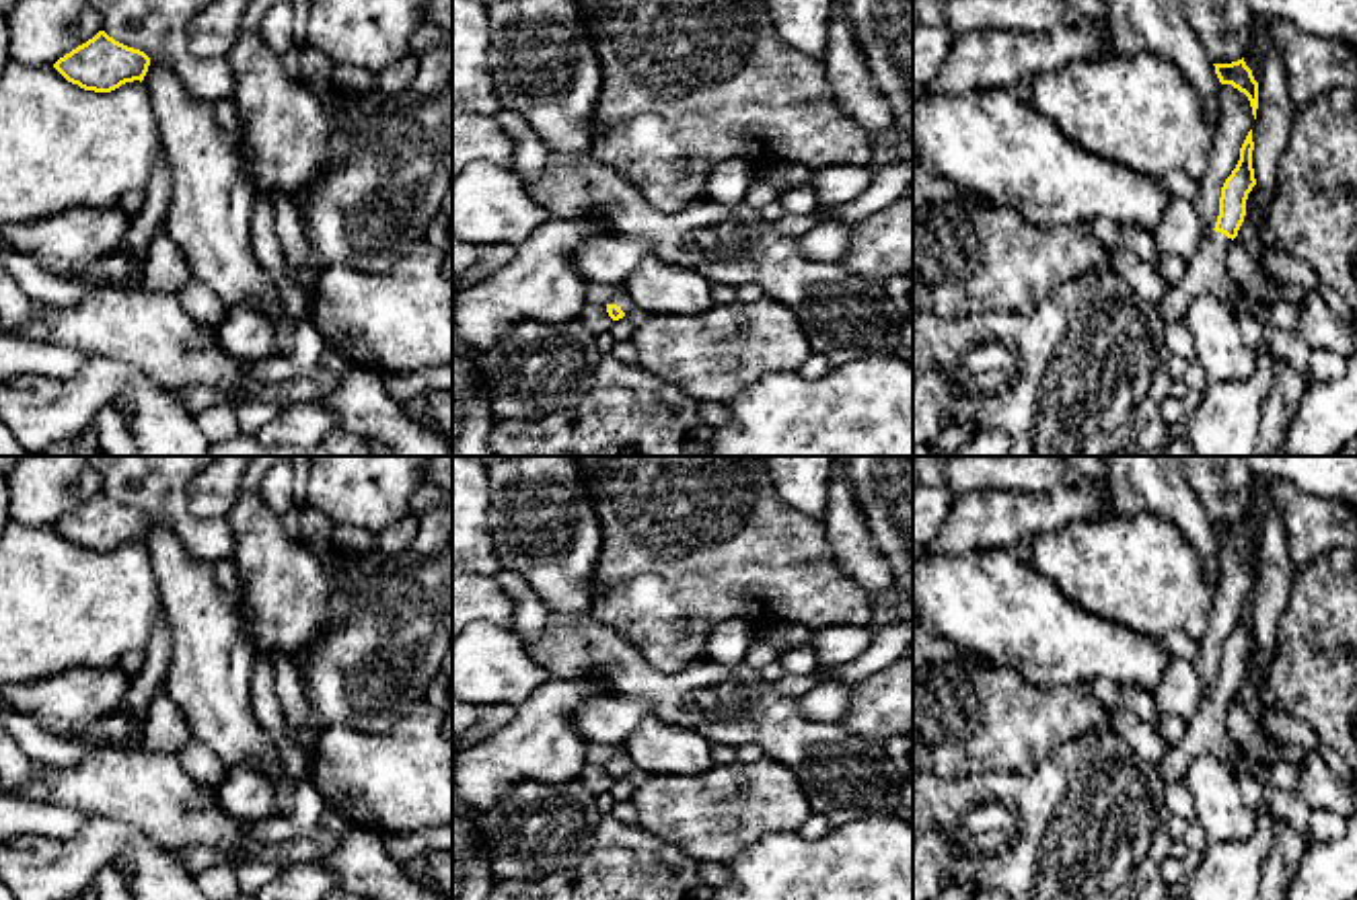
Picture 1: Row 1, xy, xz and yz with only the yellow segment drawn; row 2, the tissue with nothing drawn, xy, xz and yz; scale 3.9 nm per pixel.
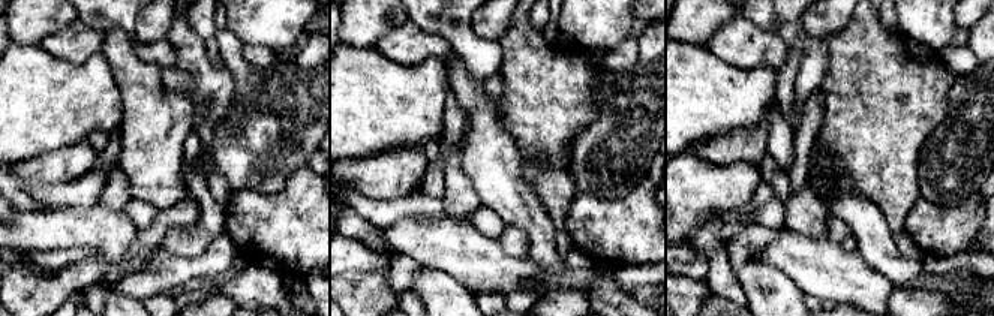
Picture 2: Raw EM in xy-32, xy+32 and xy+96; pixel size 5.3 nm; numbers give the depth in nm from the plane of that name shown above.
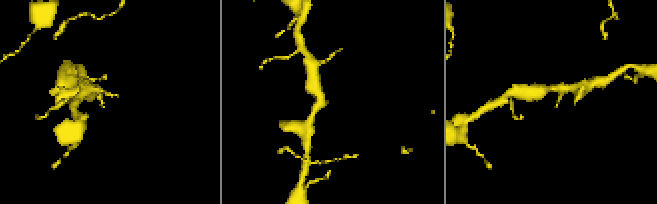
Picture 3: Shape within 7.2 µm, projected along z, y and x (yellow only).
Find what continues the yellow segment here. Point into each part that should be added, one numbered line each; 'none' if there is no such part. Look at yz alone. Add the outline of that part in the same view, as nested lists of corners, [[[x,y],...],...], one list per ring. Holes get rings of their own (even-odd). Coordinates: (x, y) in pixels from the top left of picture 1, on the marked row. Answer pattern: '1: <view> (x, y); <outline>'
1: yz (1207, 272); [[[1215,230],[1203,236],[1199,251],[1188,261],[1184,279],[1168,288],[1158,302],[1164,323],[1184,318],[1188,304],[1201,292],[1211,292],[1234,312],[1234,292],[1238,290],[1238,282],[1227,269],[1230,245],[1232,238]]]

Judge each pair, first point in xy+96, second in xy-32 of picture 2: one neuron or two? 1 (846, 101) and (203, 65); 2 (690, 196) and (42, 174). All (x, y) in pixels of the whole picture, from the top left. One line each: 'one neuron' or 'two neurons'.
1: one neuron
2: one neuron

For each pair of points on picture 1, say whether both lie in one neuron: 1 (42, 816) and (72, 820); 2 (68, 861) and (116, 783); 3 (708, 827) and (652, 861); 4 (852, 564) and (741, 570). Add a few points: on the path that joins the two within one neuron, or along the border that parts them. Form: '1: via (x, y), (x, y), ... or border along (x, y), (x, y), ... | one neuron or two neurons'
1: via (50, 820), (64, 820) | one neuron
2: border along (93, 812), (122, 820), (136, 833) | two neurons
3: border along (638, 824), (700, 861) | two neurons
4: border along (823, 522), (823, 535), (835, 561), (868, 594) | two neurons

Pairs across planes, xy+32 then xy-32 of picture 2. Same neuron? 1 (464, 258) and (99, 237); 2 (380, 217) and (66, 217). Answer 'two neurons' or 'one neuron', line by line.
1: one neuron
2: two neurons

